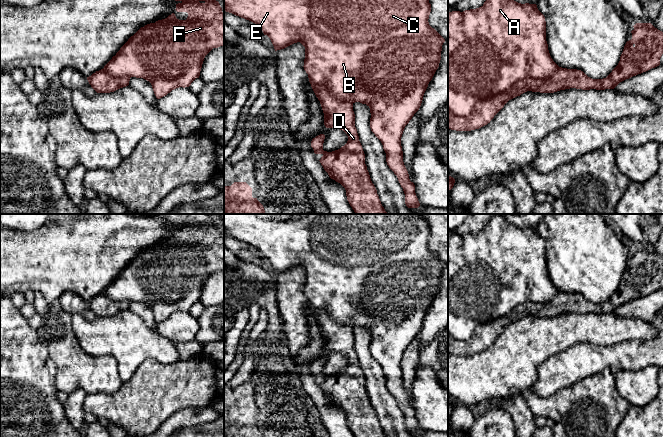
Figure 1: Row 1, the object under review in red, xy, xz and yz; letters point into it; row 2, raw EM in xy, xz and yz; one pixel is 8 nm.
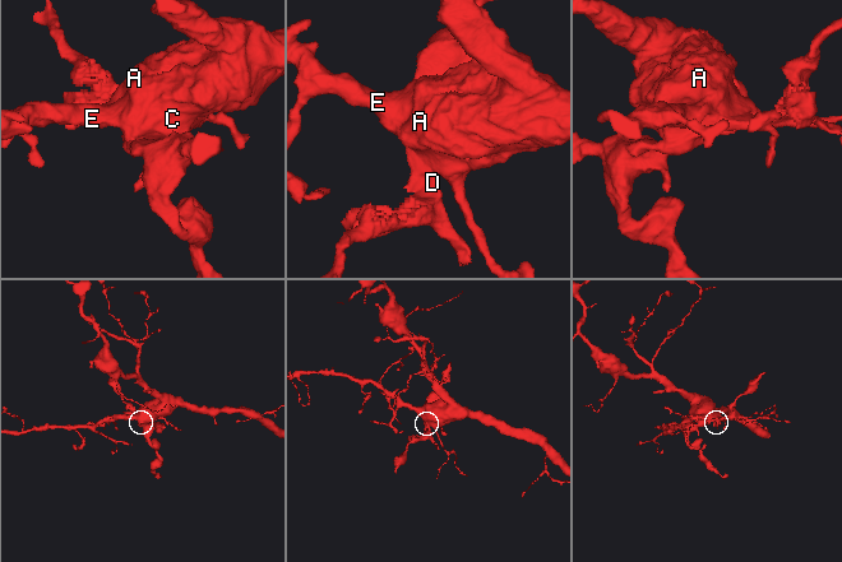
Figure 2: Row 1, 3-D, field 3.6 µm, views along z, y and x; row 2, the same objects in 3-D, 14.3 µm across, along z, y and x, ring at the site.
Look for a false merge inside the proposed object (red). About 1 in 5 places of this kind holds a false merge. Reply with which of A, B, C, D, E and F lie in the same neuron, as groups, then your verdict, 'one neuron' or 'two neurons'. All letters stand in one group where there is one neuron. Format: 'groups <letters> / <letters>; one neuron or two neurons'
groups A B C E F / D; two neurons

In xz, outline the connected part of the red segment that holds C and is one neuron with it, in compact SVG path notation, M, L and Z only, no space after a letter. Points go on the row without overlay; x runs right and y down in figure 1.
M224 214L224 235L249 244L258 249L267 259L275 275L284 273L294 267L300 266L305 271L304 294L308 298L310 308L321 309L335 321L344 324L349 322L352 327L360 326L370 332L370 352L381 365L386 377L386 386L389 392L397 400L405 418L405 428L408 432L418 432L420 427L415 417L415 409L409 403L408 395L403 386L401 361L405 350L419 334L424 317L432 304L441 284L442 269L445 263L429 249L428 243L431 236L431 228L428 222L420 214L308 214L307 217L294 221L264 220L255 214Z

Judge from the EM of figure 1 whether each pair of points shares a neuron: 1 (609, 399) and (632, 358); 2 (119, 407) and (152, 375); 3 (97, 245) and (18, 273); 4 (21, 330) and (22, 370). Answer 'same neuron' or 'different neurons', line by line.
1: different neurons
2: same neuron
3: same neuron
4: same neuron

